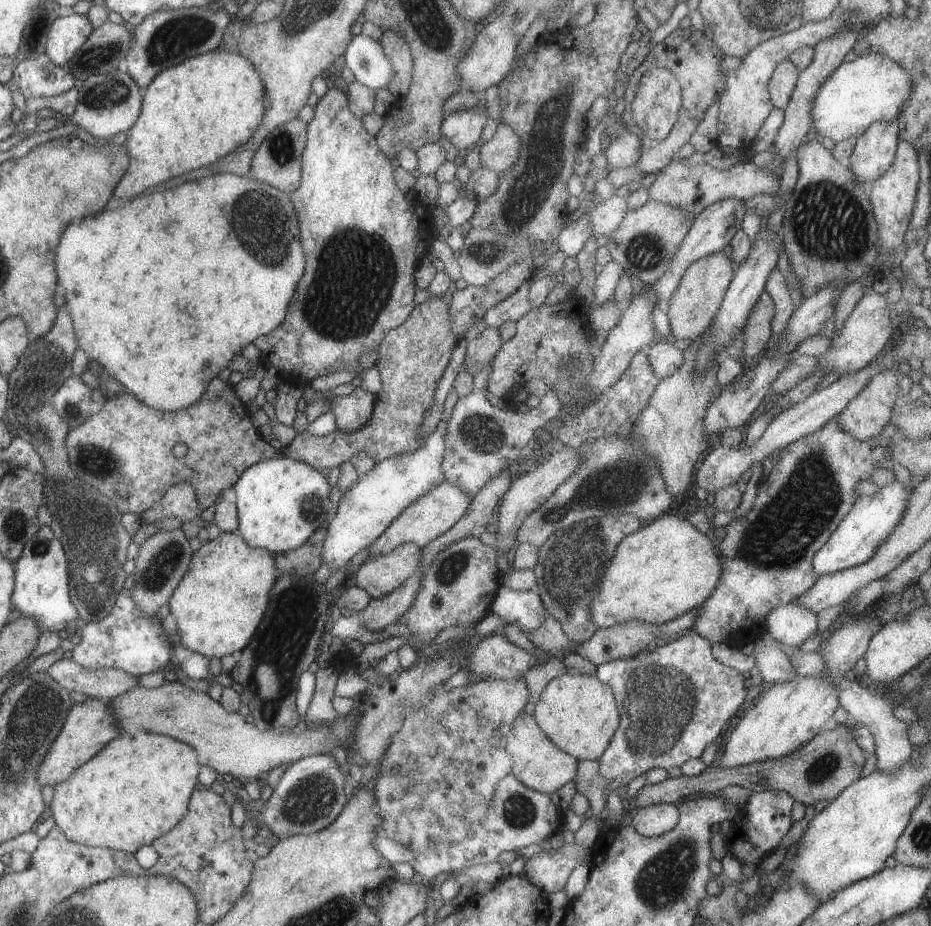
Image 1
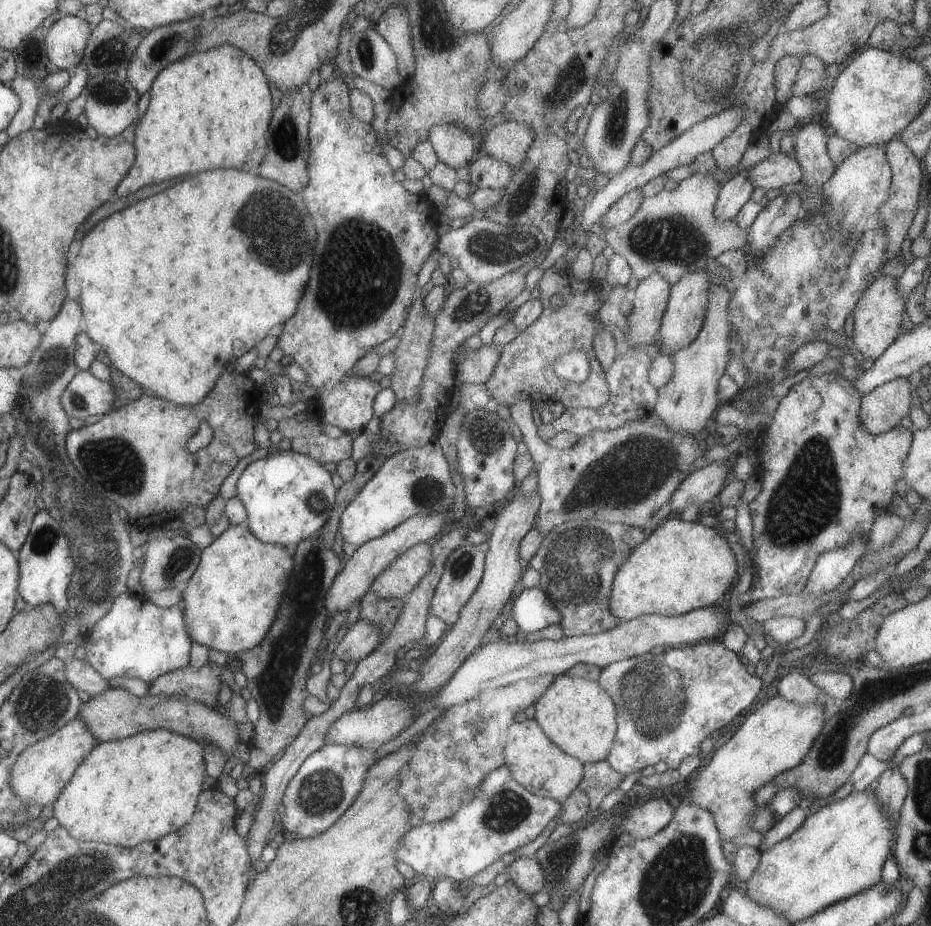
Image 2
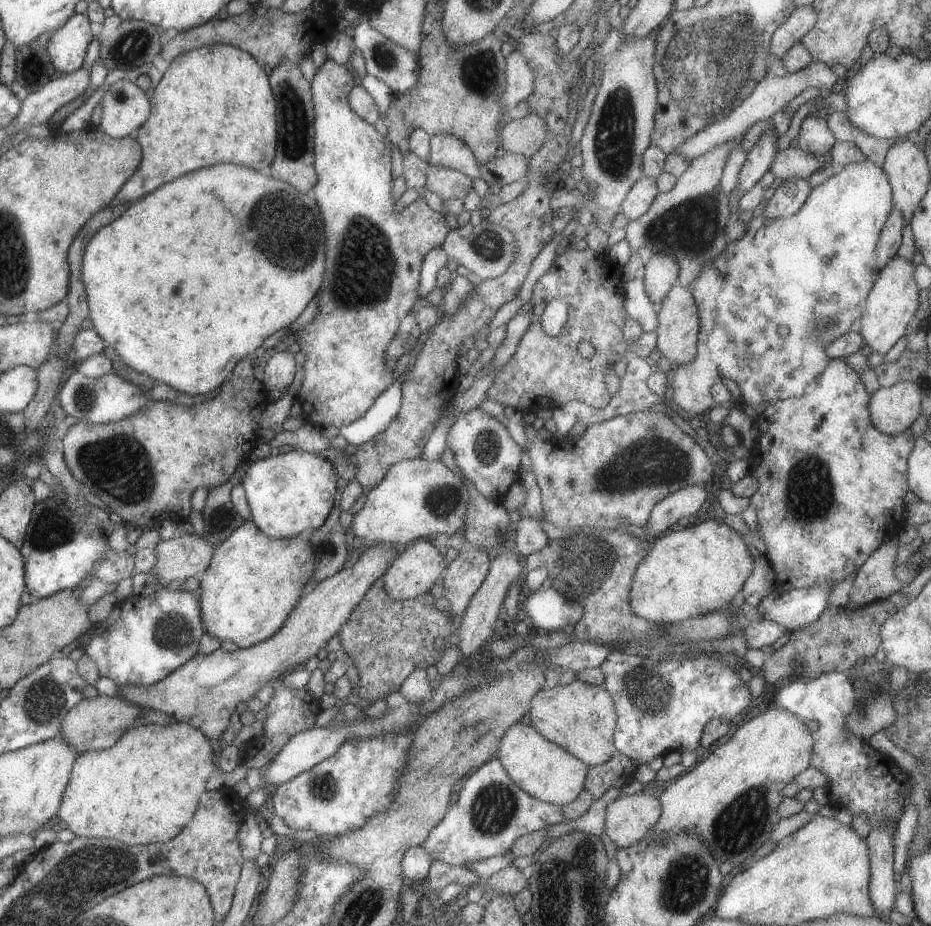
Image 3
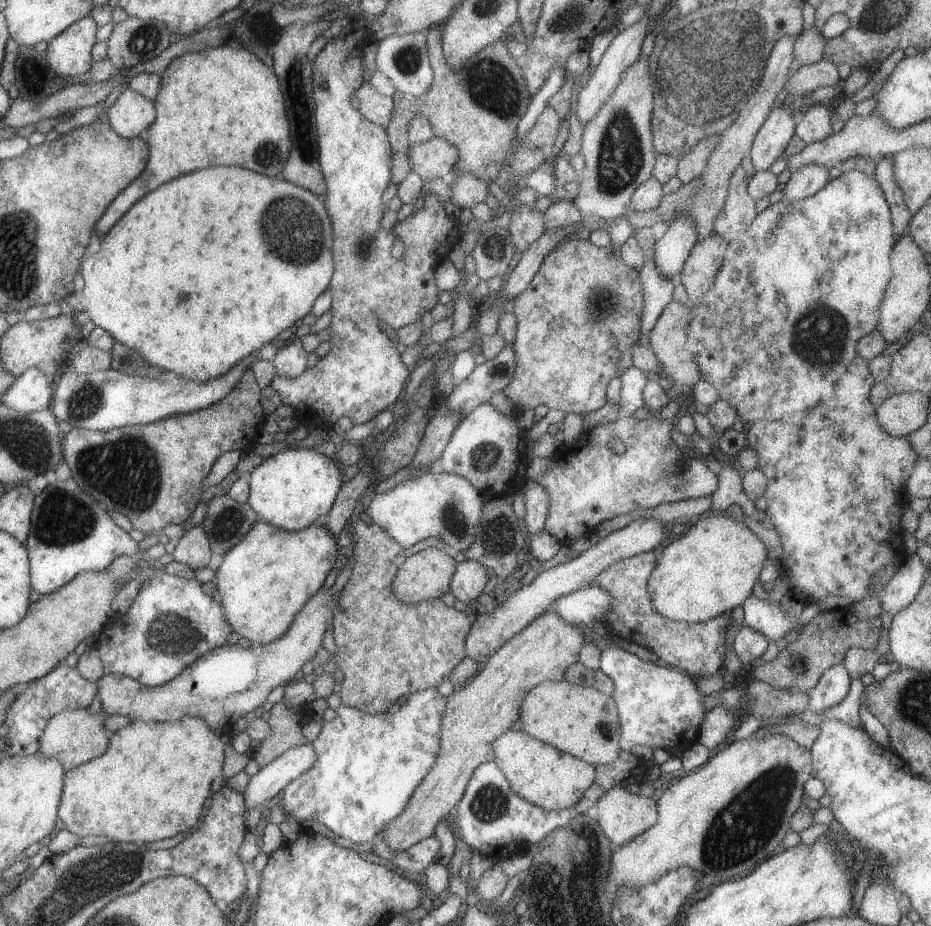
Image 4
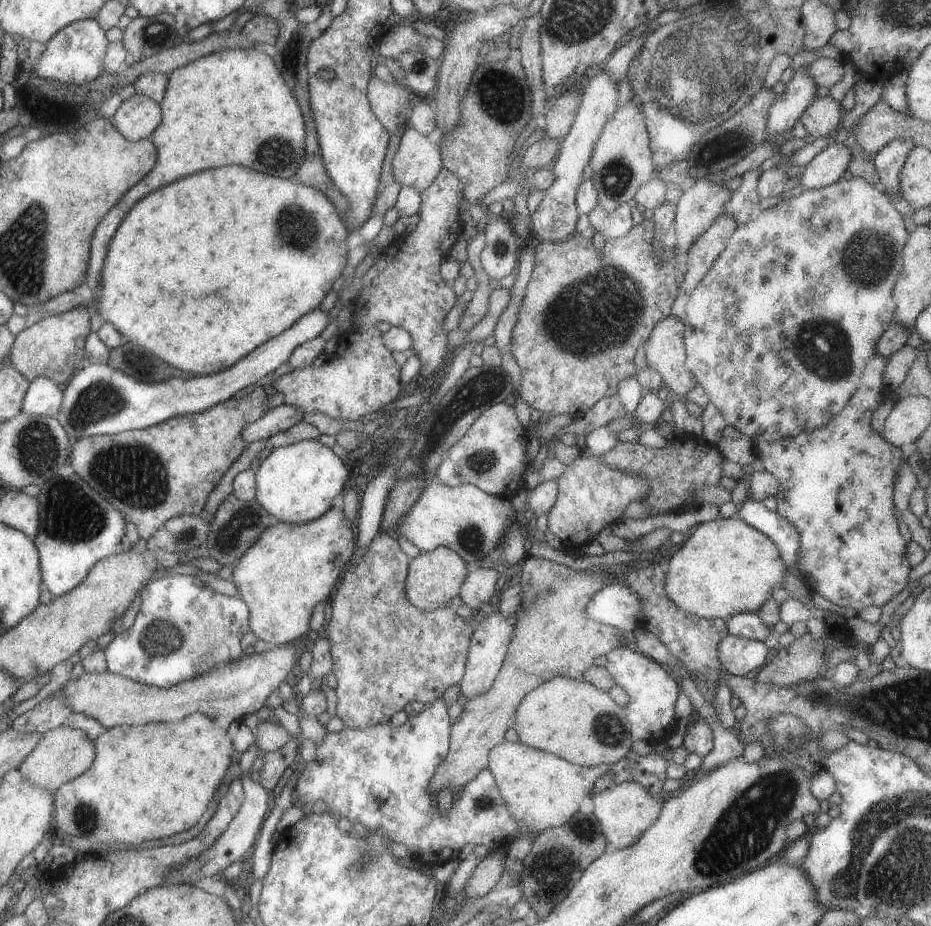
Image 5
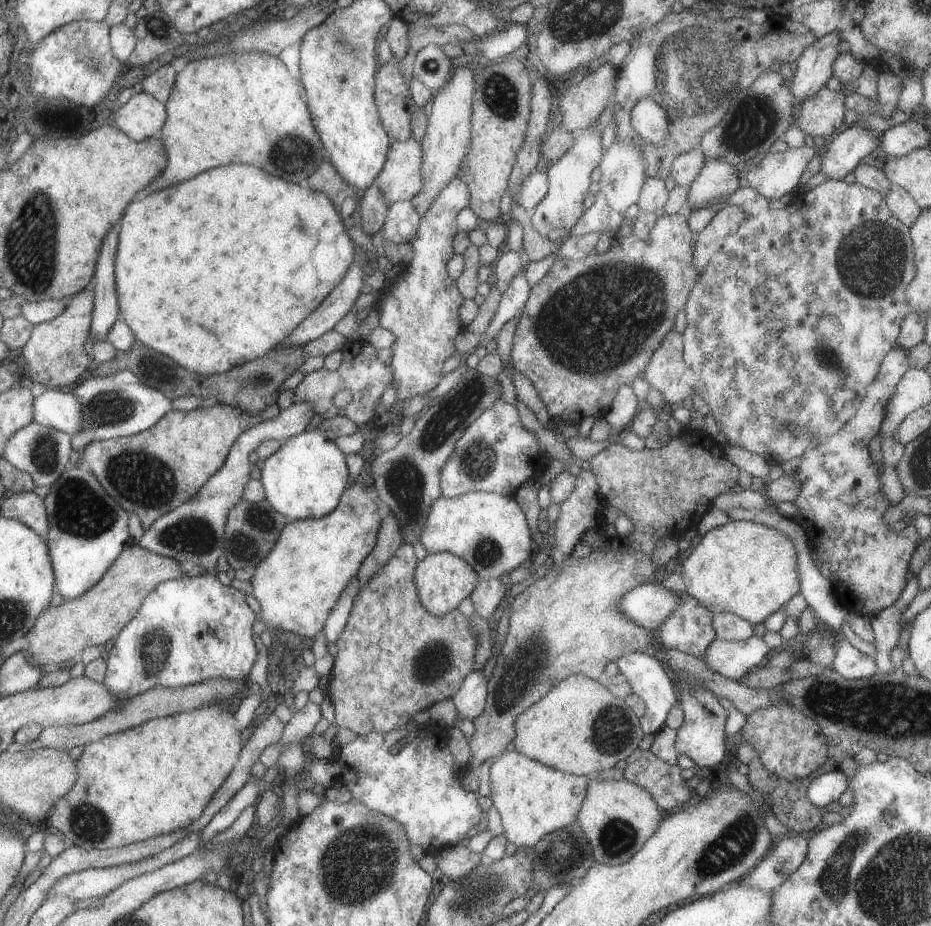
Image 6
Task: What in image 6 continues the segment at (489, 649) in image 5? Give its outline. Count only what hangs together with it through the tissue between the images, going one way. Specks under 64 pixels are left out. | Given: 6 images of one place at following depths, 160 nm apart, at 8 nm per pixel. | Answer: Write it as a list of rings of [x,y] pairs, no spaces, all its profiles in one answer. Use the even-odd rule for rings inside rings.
[[[474,670],[462,680],[451,698],[459,718],[473,720],[483,712],[487,698],[486,682],[483,673]]]

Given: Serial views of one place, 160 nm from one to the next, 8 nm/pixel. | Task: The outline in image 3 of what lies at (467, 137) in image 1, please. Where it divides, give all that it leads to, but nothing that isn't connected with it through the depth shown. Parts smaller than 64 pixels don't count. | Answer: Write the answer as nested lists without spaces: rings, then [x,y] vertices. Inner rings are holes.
[[[445,133],[430,135],[426,162],[442,169],[455,169],[470,179],[480,178],[478,162],[471,149],[458,138]]]

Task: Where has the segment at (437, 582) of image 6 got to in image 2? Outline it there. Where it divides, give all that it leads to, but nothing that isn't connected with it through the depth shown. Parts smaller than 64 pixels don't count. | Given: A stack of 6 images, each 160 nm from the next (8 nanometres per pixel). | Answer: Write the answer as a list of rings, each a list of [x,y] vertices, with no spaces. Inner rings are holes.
[[[419,543],[409,547],[389,566],[386,566],[371,583],[371,592],[379,598],[403,599],[431,568],[431,547]]]

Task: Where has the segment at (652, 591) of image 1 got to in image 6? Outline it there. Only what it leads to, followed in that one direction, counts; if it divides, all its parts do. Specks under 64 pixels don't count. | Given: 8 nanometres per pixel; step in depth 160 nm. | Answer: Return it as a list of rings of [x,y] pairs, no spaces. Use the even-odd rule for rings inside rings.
[[[727,521],[699,537],[690,547],[690,556],[681,564],[685,592],[706,606],[712,614],[733,613],[753,626],[777,612],[794,595],[799,593],[796,550],[789,538],[780,530],[751,521]]]

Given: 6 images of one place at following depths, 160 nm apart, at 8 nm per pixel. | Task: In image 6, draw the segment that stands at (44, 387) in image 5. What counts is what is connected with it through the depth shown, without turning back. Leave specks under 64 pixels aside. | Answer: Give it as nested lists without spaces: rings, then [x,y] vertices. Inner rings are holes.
[[[45,389],[32,399],[33,421],[69,436],[84,428],[82,406],[69,389]]]

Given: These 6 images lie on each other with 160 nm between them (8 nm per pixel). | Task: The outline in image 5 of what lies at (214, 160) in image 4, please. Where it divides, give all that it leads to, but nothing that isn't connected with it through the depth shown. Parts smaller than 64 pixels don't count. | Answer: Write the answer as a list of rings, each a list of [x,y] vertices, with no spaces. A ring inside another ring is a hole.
[[[249,47],[217,51],[172,70],[167,80],[163,100],[159,103],[162,112],[161,122],[149,136],[156,148],[156,163],[95,227],[84,280],[94,295],[98,294],[100,288],[100,272],[111,239],[127,210],[131,210],[131,206],[140,198],[193,172],[219,168],[227,164],[241,164],[275,178],[295,178],[296,170],[303,160],[305,126],[301,109],[286,82],[281,78],[269,50]]]

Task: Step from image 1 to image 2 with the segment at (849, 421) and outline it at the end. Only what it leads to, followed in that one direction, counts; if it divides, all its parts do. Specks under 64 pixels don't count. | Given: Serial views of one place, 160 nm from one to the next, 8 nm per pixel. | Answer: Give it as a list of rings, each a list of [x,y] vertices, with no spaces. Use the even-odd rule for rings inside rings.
[[[902,377],[893,378],[893,380],[877,386],[871,392],[861,395],[859,424],[871,435],[888,432],[900,424],[901,418],[909,415],[911,404],[911,386],[908,380]]]

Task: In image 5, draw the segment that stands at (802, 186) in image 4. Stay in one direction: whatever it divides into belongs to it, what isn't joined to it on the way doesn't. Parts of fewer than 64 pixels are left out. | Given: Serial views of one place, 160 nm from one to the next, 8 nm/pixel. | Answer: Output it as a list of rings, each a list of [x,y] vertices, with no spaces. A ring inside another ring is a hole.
[[[831,142],[804,166],[801,176],[797,177],[799,183],[803,186],[803,190],[830,185],[848,170],[852,158],[846,142]]]

